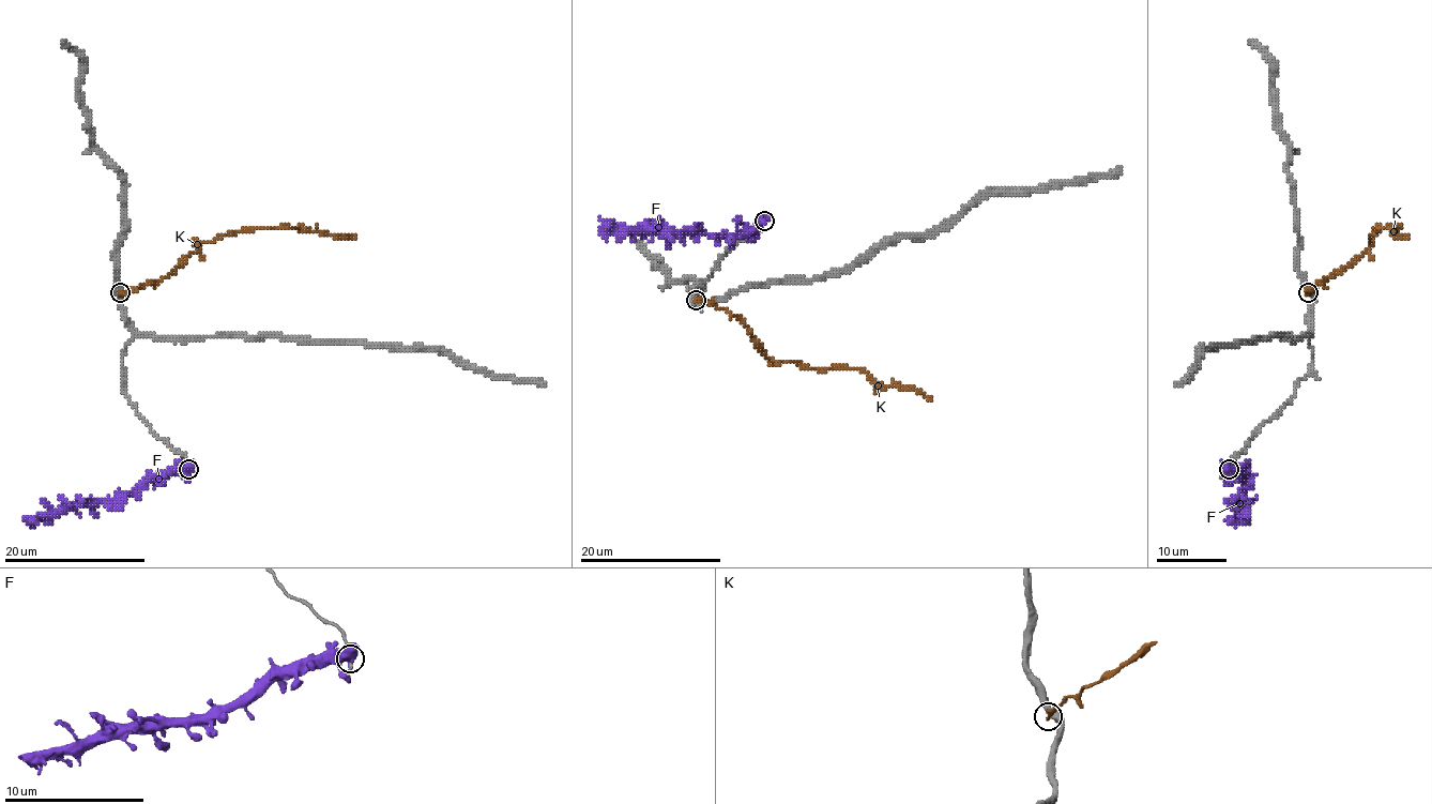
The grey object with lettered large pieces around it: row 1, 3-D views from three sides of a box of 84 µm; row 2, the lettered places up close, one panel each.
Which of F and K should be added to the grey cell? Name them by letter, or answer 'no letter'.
no letter

